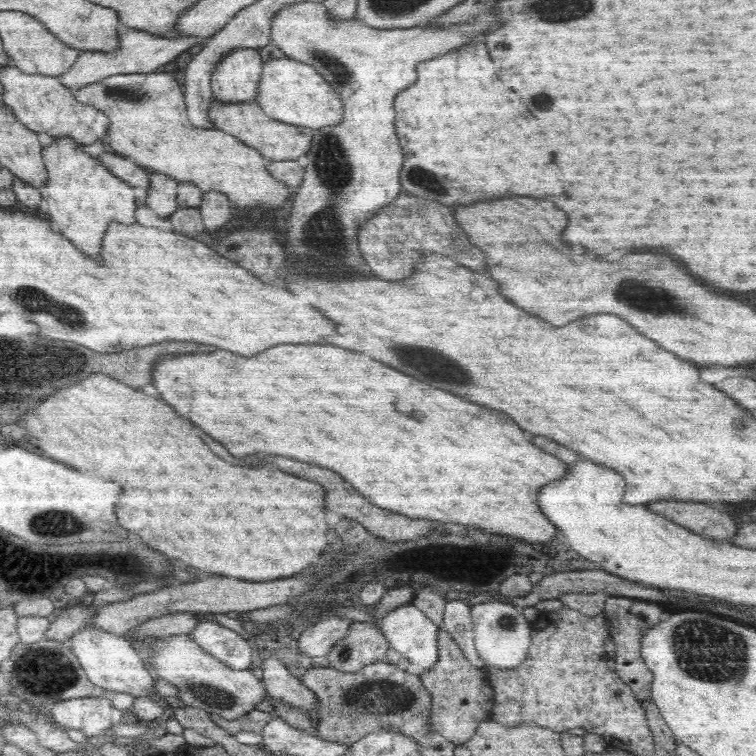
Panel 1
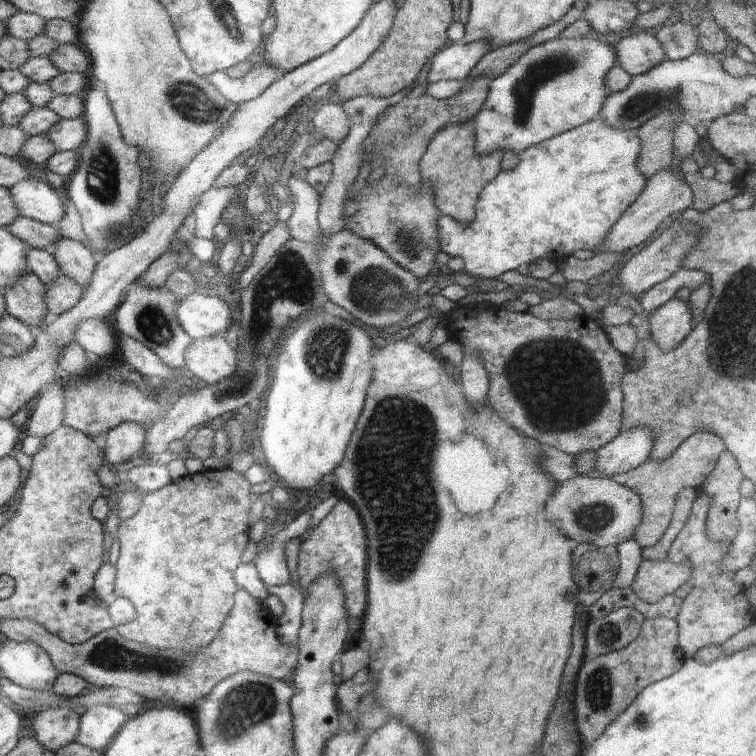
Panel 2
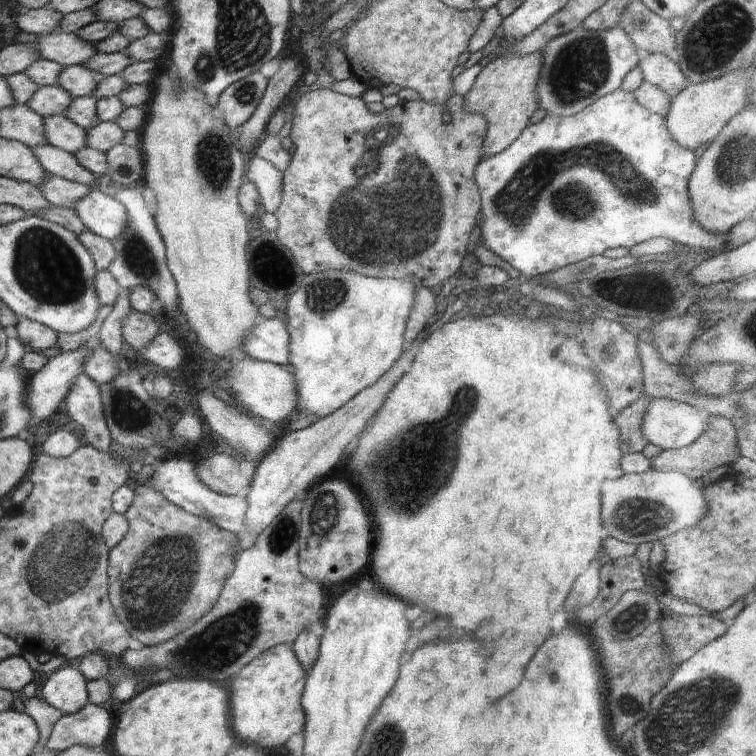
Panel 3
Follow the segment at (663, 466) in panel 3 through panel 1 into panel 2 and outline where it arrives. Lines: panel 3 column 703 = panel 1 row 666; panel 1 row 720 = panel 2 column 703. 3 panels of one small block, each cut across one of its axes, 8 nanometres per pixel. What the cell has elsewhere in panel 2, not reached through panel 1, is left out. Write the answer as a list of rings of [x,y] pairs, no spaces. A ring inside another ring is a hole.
[[[698,431],[686,438],[667,459],[646,459],[636,468],[612,477],[619,485],[633,490],[640,497],[641,521],[634,529],[633,539],[641,547],[654,546],[660,540],[670,522],[677,492],[682,489],[700,490],[724,450],[725,444],[720,437],[708,434],[708,431]]]

